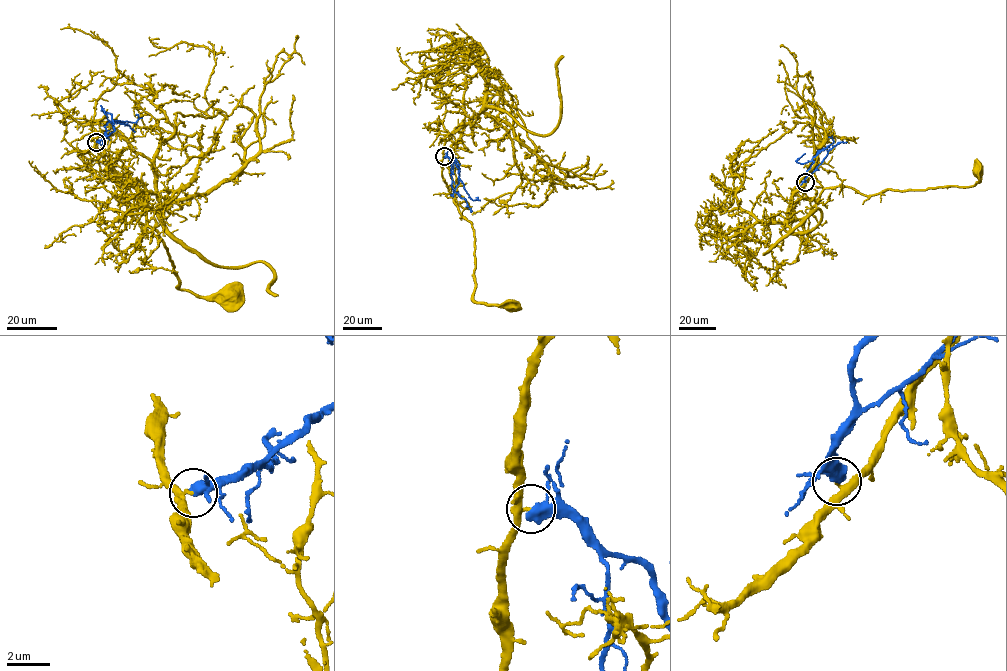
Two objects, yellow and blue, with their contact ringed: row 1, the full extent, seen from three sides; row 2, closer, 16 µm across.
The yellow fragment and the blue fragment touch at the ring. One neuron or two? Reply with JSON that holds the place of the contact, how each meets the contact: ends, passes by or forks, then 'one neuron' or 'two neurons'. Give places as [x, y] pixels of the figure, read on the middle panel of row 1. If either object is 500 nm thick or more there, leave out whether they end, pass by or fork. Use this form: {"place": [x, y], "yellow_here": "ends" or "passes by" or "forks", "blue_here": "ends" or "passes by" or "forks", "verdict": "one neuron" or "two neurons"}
{"place": [444, 156], "yellow_here": "passes by", "blue_here": "passes by", "verdict": "two neurons"}

